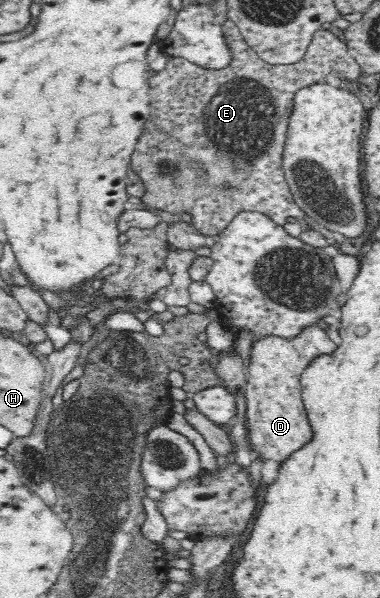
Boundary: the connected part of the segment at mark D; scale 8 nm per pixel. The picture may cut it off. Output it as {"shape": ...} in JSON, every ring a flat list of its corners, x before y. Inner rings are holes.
{"shape":[[315,325,305,327,290,339,269,335,253,342,244,395,248,436,254,457,272,459,281,464,311,441,311,424,302,402,301,375,316,356,335,351,337,342,333,335]]}

